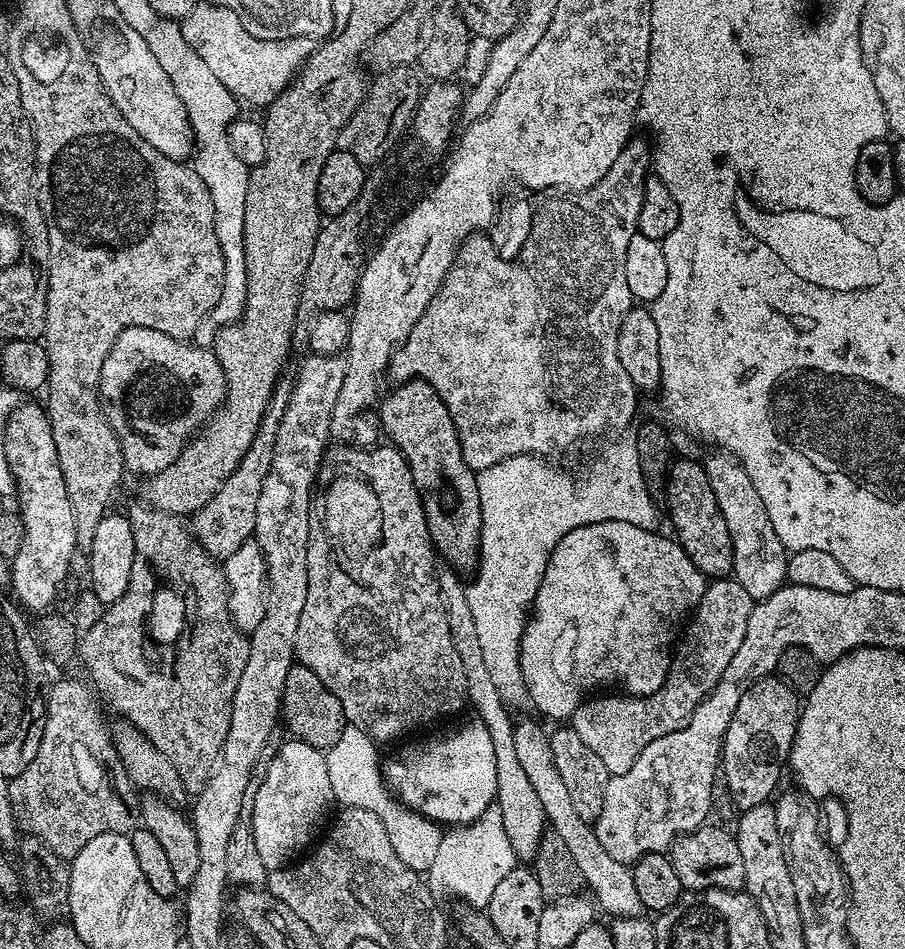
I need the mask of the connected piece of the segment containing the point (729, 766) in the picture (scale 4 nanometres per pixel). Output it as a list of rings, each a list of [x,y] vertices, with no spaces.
[[[769,674],[754,680],[736,697],[736,707],[728,716],[728,728],[724,731],[722,745],[722,772],[732,779],[736,792],[740,795],[741,809],[755,804],[765,803],[772,791],[777,791],[776,783],[780,780],[780,771],[785,771],[792,755],[792,743],[796,737],[796,724],[800,720],[801,697],[787,680],[776,674]]]

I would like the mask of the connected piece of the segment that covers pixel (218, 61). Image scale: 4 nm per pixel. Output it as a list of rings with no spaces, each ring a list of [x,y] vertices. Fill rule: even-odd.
[[[246,27],[240,32],[240,36],[204,36],[204,44],[199,44],[197,52],[218,82],[235,97],[244,102],[249,100],[252,104],[261,100],[261,105],[267,106],[272,103],[274,96],[268,92],[260,96],[260,80],[265,80],[272,88],[277,87],[276,89],[280,90],[287,88],[301,65],[317,51],[315,50],[317,41],[311,35],[293,34],[287,38],[271,39],[259,40]]]

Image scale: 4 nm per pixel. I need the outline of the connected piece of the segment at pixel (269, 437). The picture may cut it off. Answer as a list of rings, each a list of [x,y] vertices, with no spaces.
[[[269,414],[264,417],[260,433],[257,434],[240,465],[234,470],[234,474],[195,517],[197,520],[196,528],[194,524],[194,535],[200,541],[201,548],[217,562],[227,560],[230,554],[234,554],[234,550],[238,550],[238,546],[242,546],[242,542],[253,539],[254,514],[258,510],[262,482],[269,470],[272,469],[277,427],[278,420],[275,415]]]

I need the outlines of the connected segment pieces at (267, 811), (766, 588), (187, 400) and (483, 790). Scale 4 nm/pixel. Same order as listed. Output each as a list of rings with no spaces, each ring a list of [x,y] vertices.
[[[295,738],[285,739],[274,759],[267,761],[266,767],[264,782],[256,791],[252,830],[265,863],[268,866],[284,866],[295,861],[317,839],[320,823],[328,807],[334,804],[330,770],[321,749]]]
[[[714,452],[714,455],[705,458],[703,466],[711,489],[714,490],[719,509],[722,510],[733,536],[734,578],[755,601],[759,602],[776,593],[787,581],[788,549],[778,538],[777,531],[774,530],[773,522],[766,511],[766,504],[759,497],[758,490],[755,489],[740,461],[727,453]]]
[[[127,328],[110,350],[100,375],[102,411],[120,440],[125,469],[151,478],[169,468],[182,454],[184,445],[215,416],[227,390],[224,367],[211,347],[199,348],[196,342],[175,340],[153,328]]]
[[[471,720],[445,736],[414,745],[408,756],[386,768],[387,777],[396,780],[400,787],[399,799],[407,807],[419,810],[428,819],[444,826],[472,823],[496,799],[498,766],[495,765],[493,741],[481,720]]]

